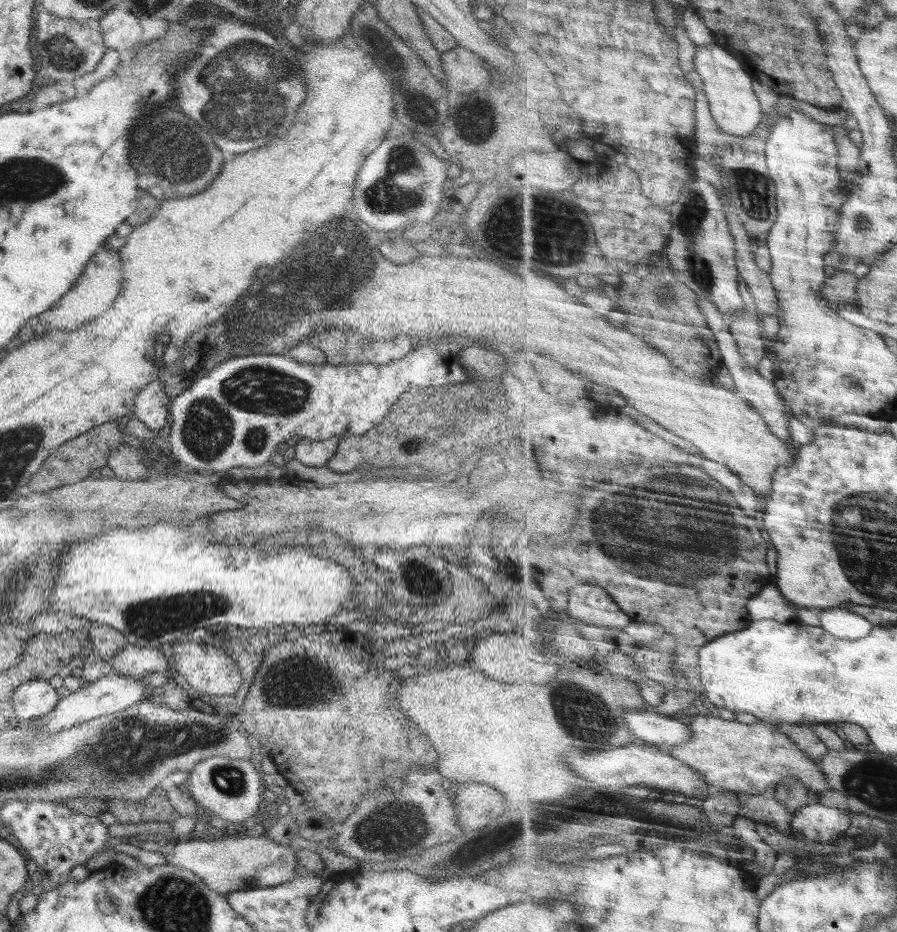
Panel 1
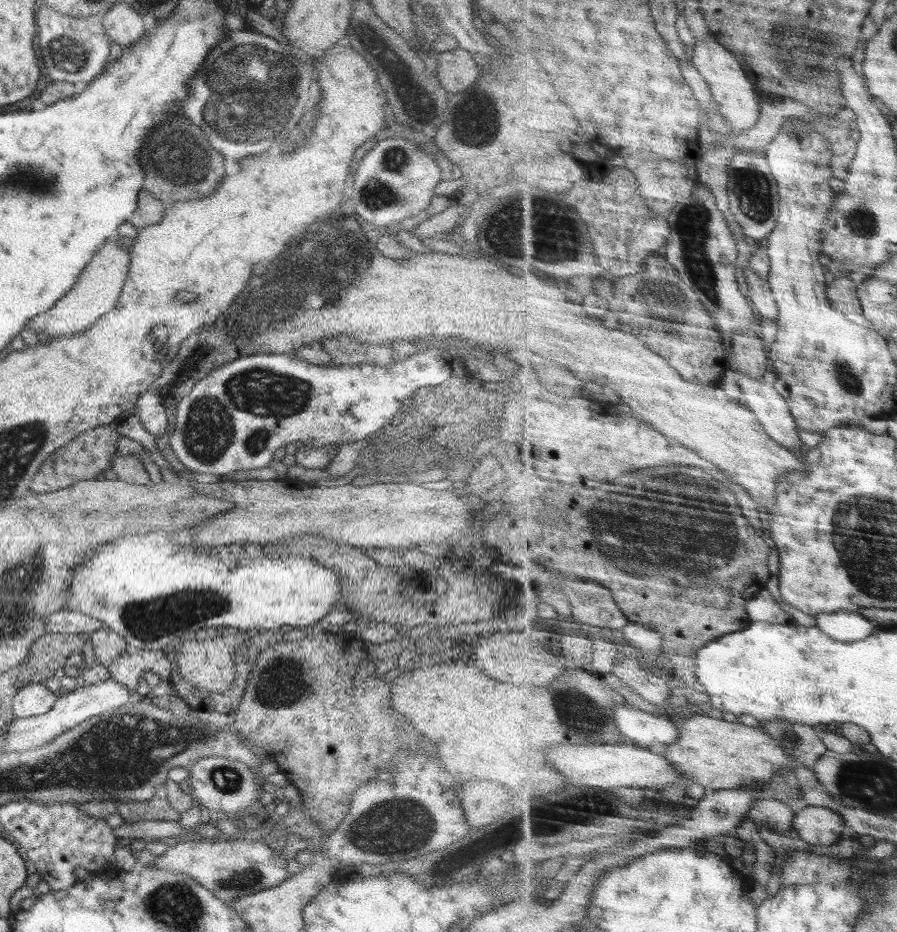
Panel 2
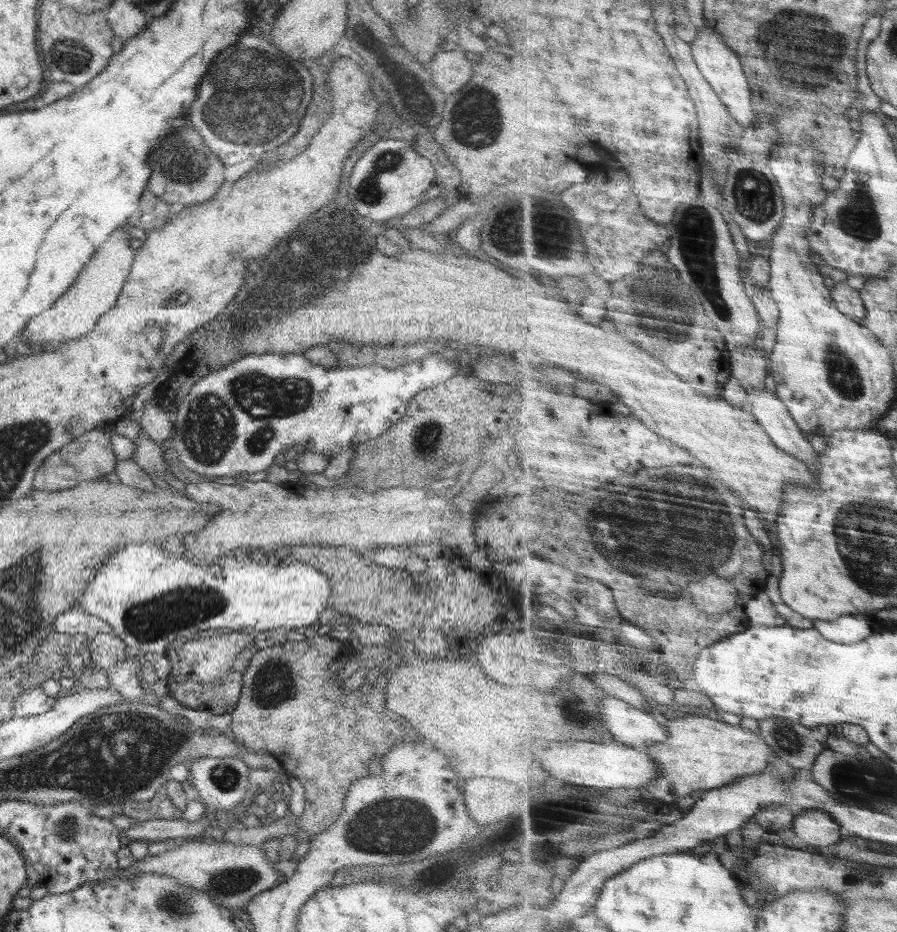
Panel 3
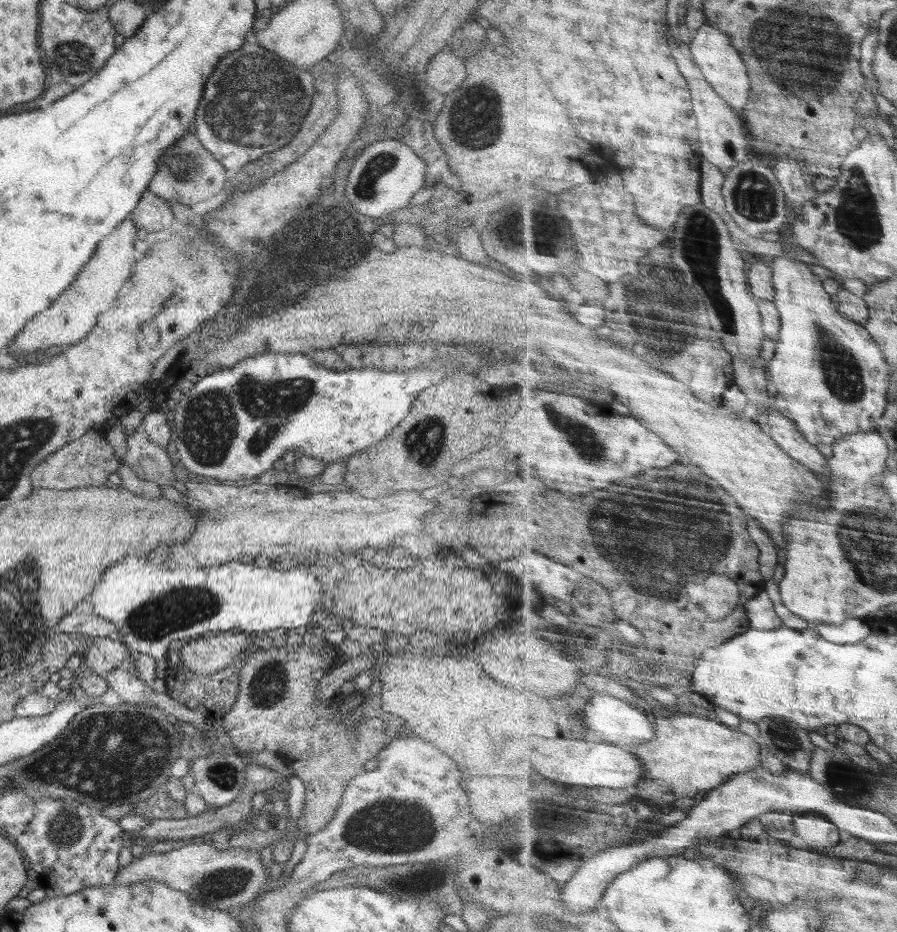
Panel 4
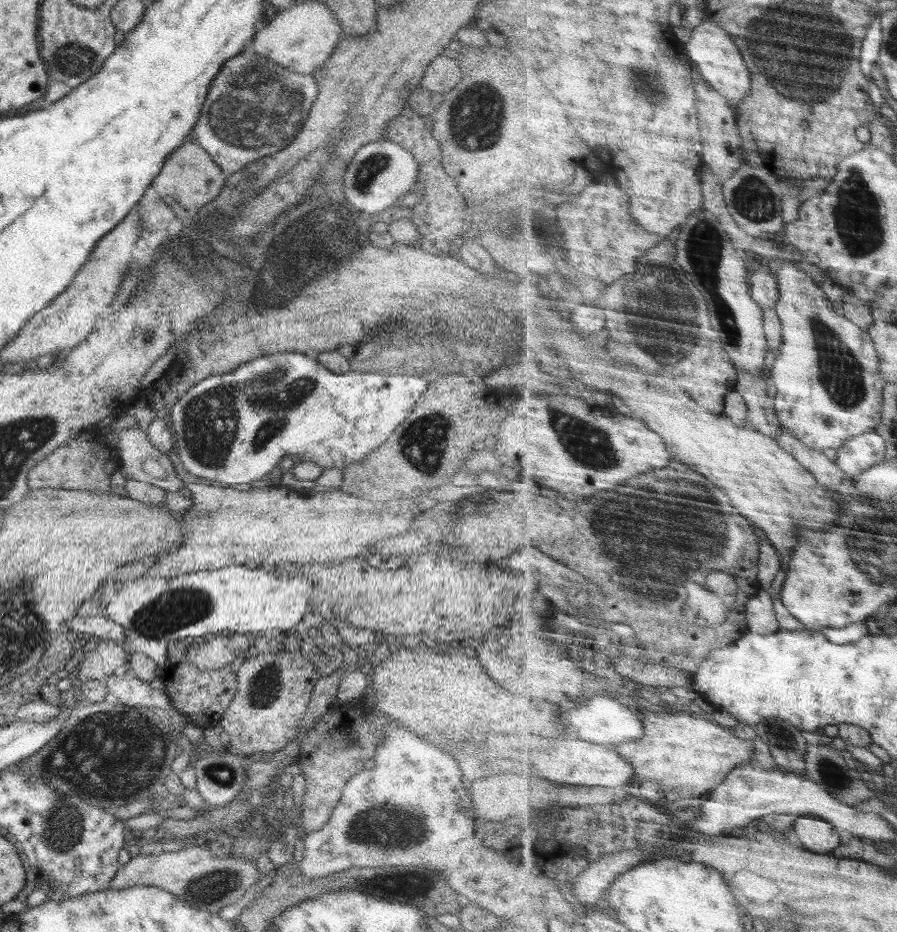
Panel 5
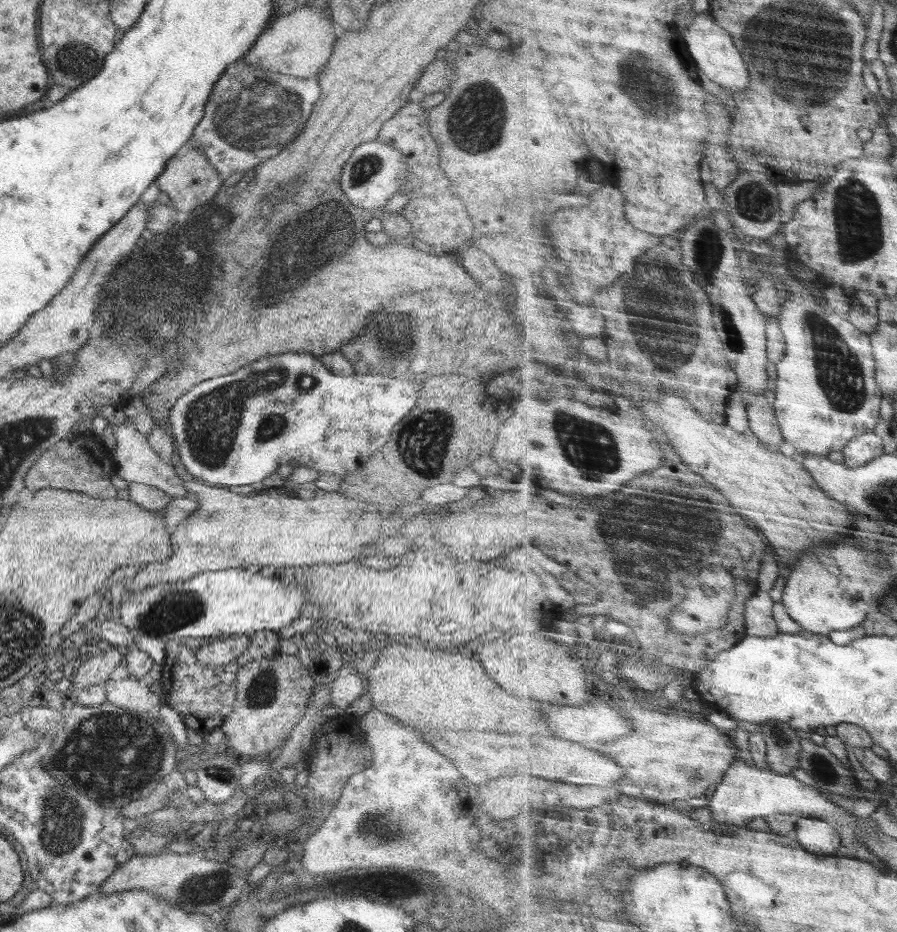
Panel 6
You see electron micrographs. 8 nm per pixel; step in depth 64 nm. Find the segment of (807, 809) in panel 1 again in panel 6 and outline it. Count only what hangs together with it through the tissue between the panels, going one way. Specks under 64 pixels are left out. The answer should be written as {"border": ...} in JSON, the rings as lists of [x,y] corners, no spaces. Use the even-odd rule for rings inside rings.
{"border":[[[804,816],[797,823],[796,830],[801,844],[818,855],[836,855],[843,847],[839,829],[826,819]]]}

